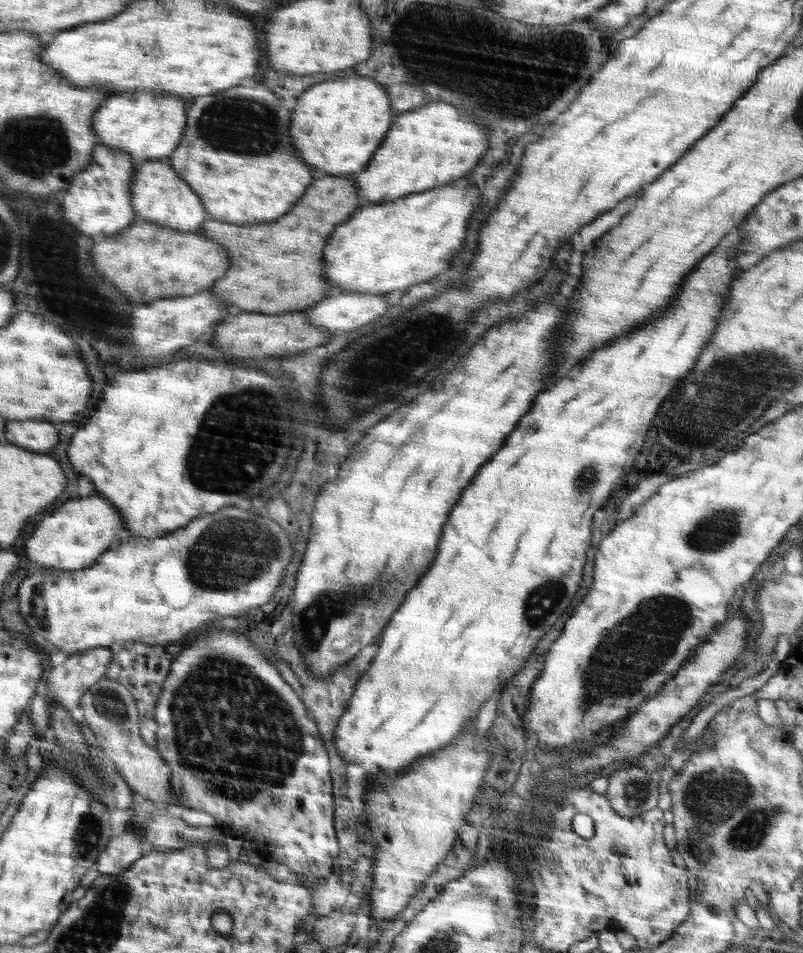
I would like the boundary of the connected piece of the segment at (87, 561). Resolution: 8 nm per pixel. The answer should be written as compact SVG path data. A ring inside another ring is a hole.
M98 494L86 496L88 500L72 500L54 514L46 515L36 523L32 535L24 541L26 556L41 570L80 570L92 566L95 560L110 550L118 534L127 532L123 514L106 498Z

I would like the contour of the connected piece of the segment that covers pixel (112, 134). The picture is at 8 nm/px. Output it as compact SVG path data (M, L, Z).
M136 90L112 94L110 99L95 112L94 131L98 142L108 147L130 153L136 165L146 160L164 159L180 144L180 136L186 128L184 98L152 90Z

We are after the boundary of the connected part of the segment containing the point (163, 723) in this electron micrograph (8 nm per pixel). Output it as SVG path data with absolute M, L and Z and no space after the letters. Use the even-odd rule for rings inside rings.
M226 630L210 632L210 636L200 636L188 644L180 656L170 666L168 678L164 680L162 694L158 698L154 720L157 720L158 754L171 770L171 786L176 795L176 804L181 808L192 808L208 812L215 818L215 826L223 830L228 837L254 838L254 832L262 838L268 838L276 846L276 858L282 858L280 864L288 866L296 879L307 885L314 885L333 872L334 861L339 854L339 842L333 828L333 783L330 776L330 759L317 725L309 719L303 701L298 698L292 687L284 681L274 664L270 664L252 640L242 638L242 634L232 634Z

